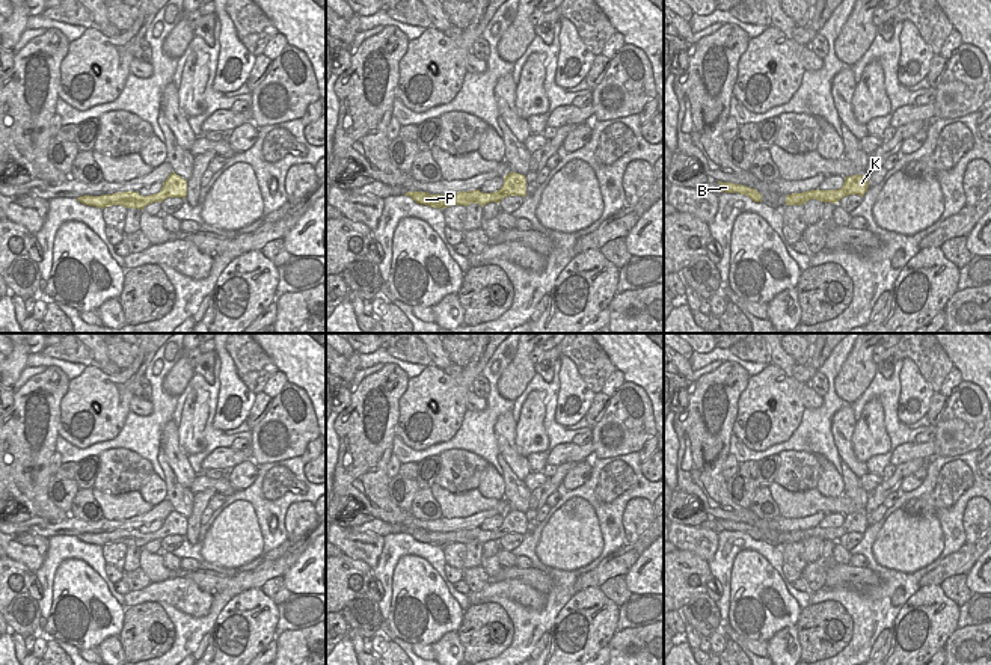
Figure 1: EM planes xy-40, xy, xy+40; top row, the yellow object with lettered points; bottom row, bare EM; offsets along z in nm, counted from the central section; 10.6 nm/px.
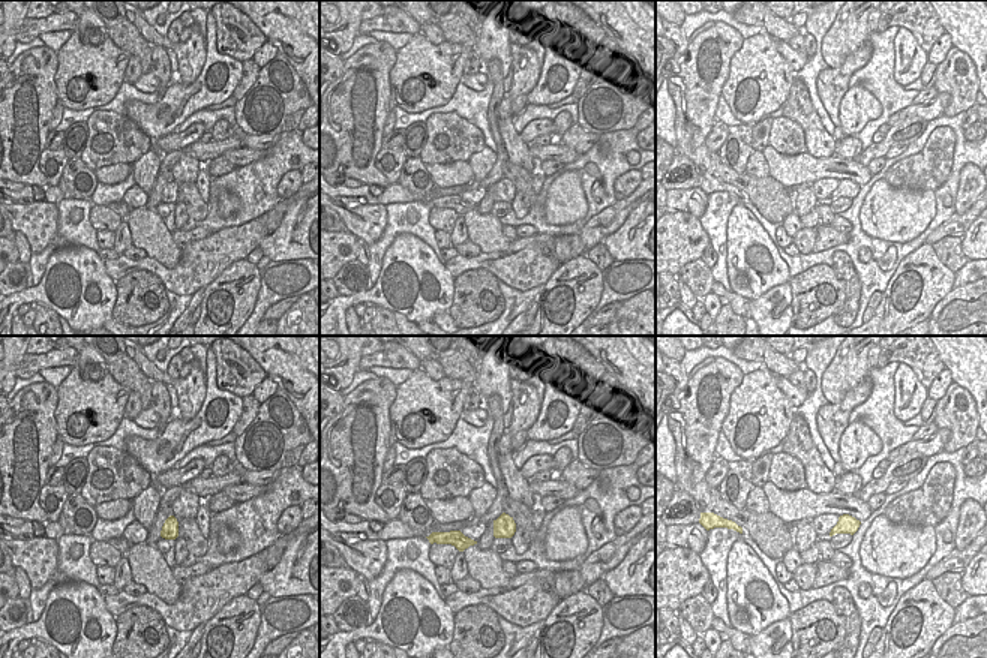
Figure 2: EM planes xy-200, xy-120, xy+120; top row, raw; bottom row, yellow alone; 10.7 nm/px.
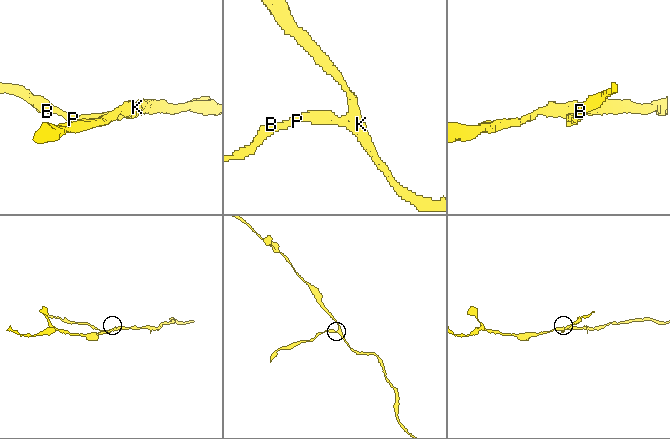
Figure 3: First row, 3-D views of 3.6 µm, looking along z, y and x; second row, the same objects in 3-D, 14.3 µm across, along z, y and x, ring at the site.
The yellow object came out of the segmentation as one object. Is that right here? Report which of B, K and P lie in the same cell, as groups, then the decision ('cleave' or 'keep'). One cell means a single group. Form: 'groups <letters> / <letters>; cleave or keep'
groups B K P; keep

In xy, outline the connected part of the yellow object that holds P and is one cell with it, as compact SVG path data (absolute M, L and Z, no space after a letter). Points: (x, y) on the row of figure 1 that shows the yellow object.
M510 172L504 176L504 184L498 192L483 193L478 190L459 192L451 195L430 195L425 192L407 192L404 196L410 196L416 204L433 207L433 208L446 208L451 205L468 207L471 204L478 204L484 207L489 202L499 204L507 196L526 196L526 178L525 175Z

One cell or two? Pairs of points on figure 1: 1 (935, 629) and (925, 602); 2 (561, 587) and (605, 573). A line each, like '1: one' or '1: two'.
1: one
2: two

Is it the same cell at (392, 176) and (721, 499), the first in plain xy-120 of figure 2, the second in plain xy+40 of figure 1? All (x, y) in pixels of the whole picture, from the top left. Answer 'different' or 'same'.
different

